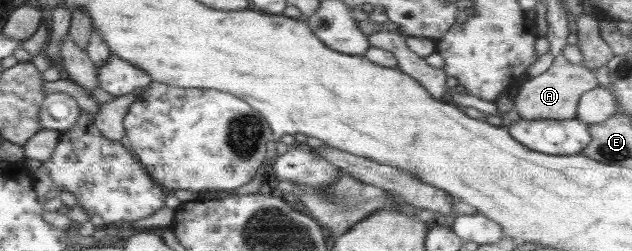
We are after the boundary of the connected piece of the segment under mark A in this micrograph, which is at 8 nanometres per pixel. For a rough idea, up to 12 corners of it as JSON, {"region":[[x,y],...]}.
{"region":[[559,54],[517,86],[522,119],[575,119],[580,98],[598,86],[585,65]]}

